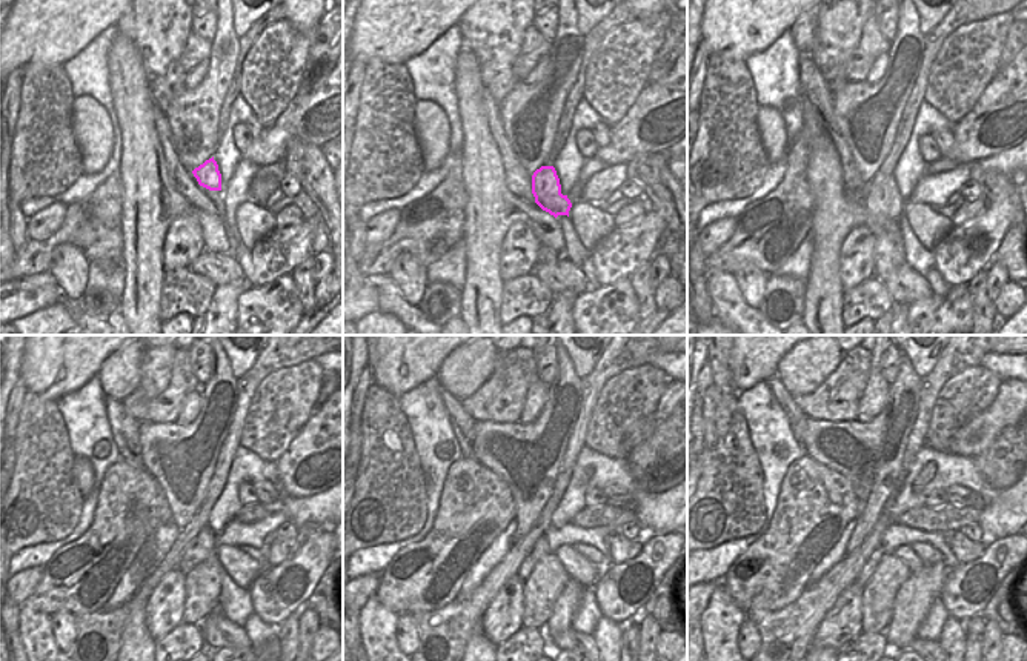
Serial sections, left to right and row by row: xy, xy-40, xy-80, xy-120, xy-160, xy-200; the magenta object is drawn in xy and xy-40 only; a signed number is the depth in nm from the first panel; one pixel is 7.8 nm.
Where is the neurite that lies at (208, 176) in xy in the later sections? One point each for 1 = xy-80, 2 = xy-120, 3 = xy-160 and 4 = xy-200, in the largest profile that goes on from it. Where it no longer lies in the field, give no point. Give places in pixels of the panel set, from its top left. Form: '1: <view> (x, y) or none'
1: xy-80 (884, 200)
2: xy-120 (202, 548)
3: xy-160 (541, 548)
4: xy-200 (870, 564)

